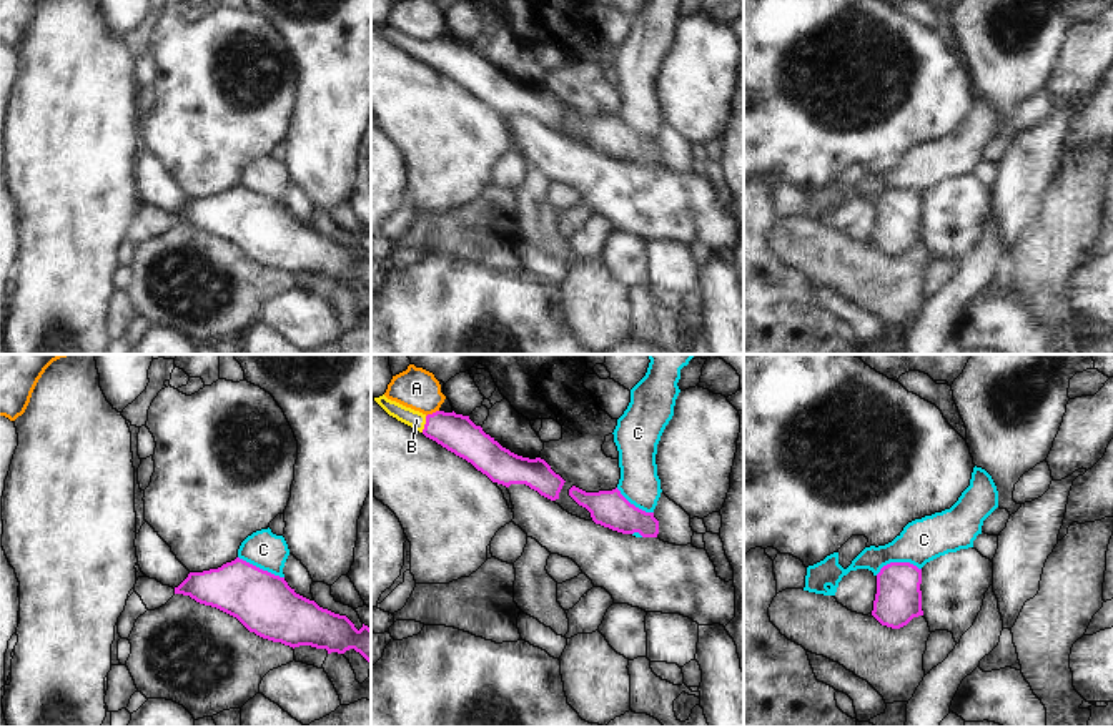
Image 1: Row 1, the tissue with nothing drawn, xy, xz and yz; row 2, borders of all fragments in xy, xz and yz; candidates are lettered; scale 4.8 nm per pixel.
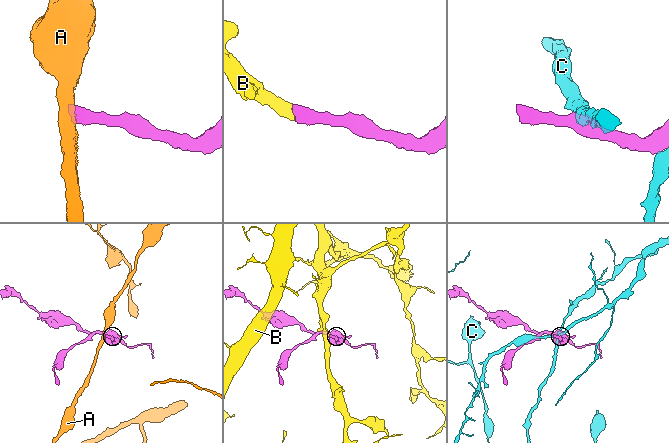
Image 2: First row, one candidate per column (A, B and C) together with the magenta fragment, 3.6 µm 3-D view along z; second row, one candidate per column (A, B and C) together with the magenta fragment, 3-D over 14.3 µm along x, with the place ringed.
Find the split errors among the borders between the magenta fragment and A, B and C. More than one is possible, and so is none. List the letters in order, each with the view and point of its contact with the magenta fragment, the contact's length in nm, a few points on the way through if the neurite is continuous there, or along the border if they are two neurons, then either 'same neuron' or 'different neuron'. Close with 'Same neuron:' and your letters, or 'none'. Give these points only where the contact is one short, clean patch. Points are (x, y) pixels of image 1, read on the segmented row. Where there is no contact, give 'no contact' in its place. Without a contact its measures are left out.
A: meets magenta in xz at (433, 413); contact 70 nm long; border along xz (438, 410), (426, 416); different neuron
B: meets magenta in xz at (425, 425); contact 80 nm long; runs through xz (456, 433), (441, 426), (425, 425), (416, 420); same neuron
C: meets magenta in yz at (897, 563); contact 220 nm long; border along yz (920, 568), (910, 563), (887, 563), (875, 574); different neuron
Same neuron: B

